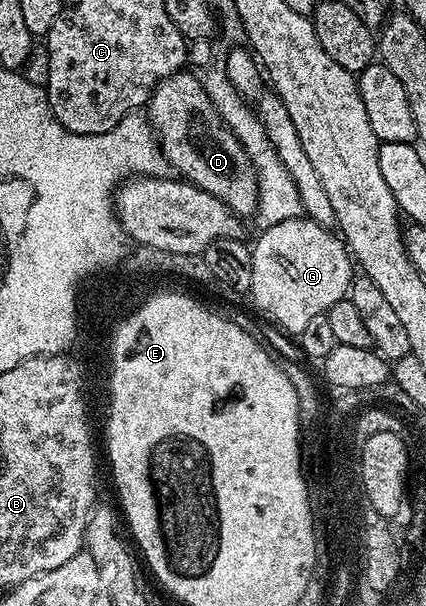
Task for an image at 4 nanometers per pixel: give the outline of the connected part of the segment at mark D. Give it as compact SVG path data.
M180 72L161 80L145 107L159 148L167 158L168 167L180 179L209 192L209 196L217 196L234 214L254 215L259 209L255 166L237 136L223 123L202 81L187 73Z

